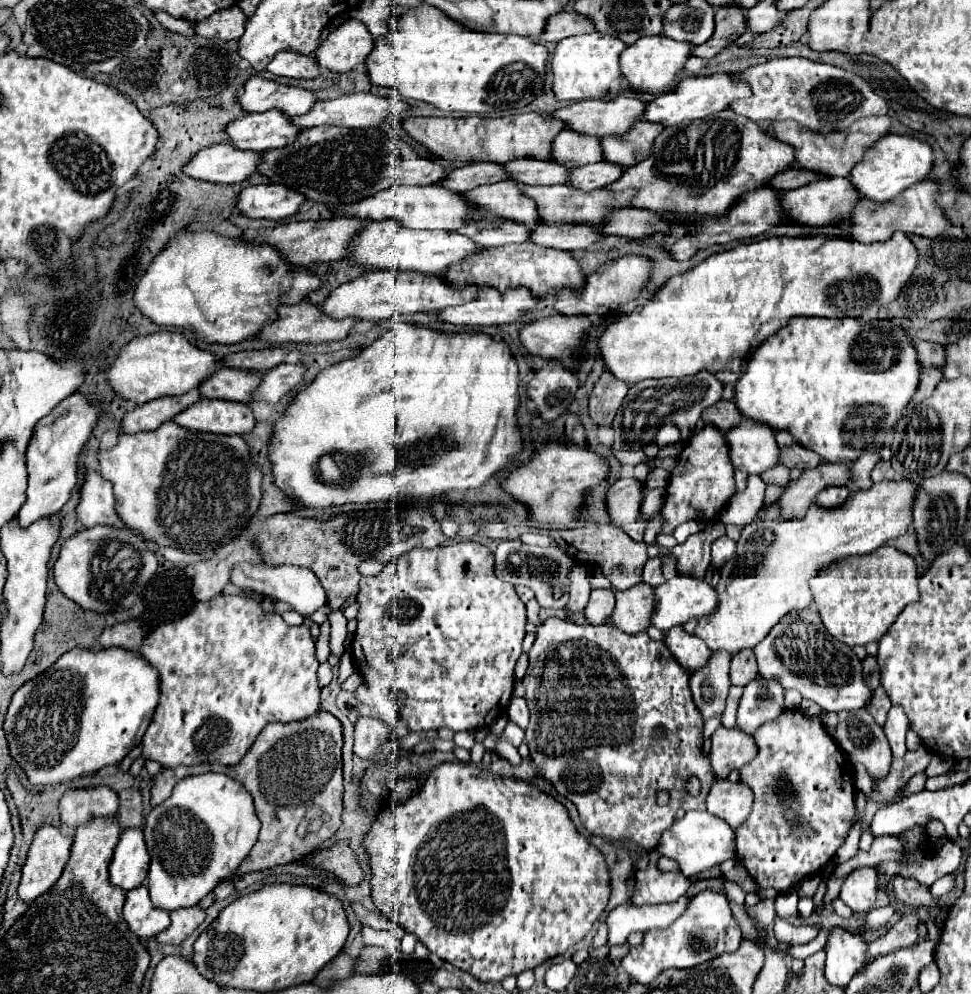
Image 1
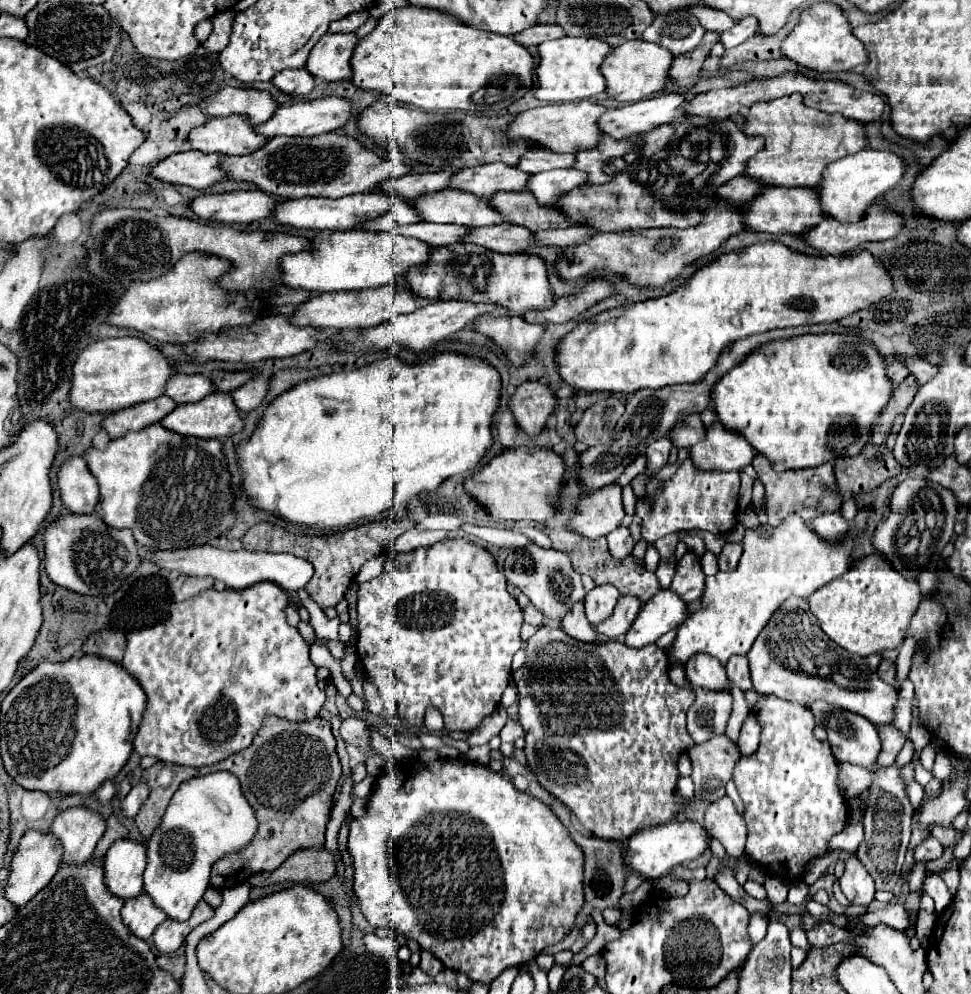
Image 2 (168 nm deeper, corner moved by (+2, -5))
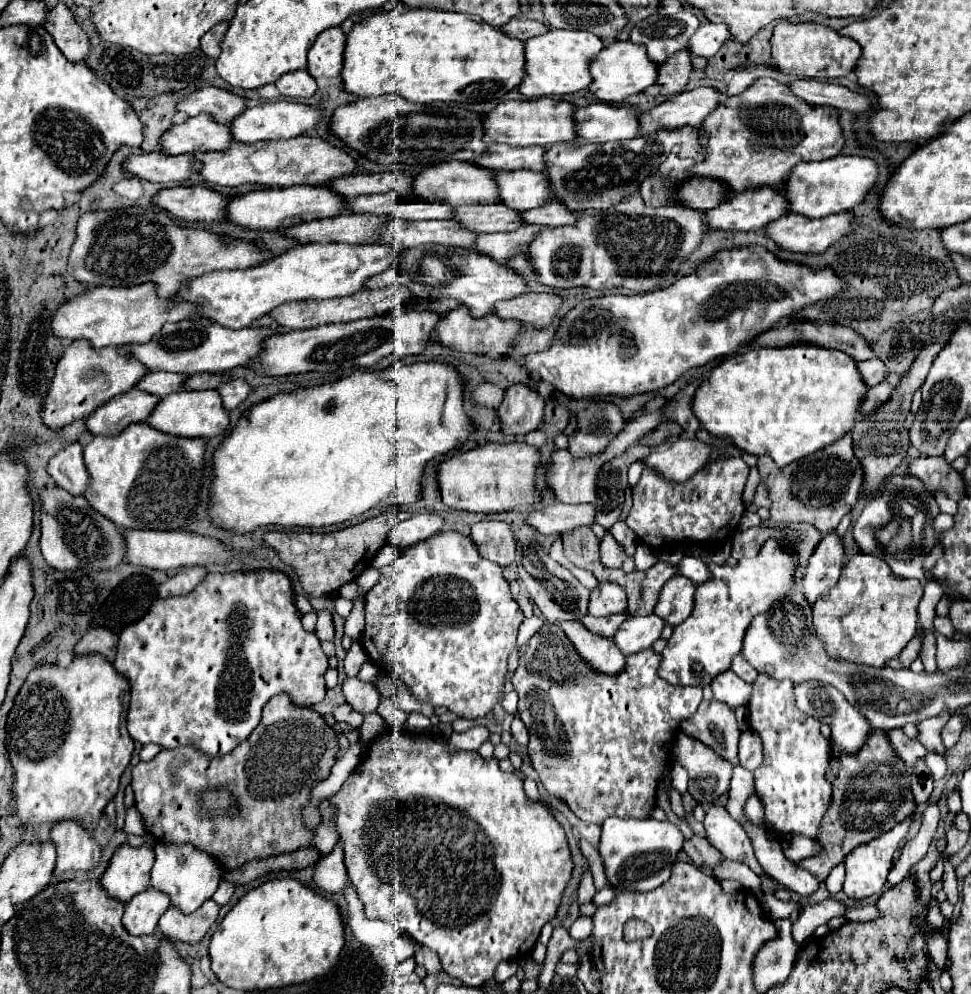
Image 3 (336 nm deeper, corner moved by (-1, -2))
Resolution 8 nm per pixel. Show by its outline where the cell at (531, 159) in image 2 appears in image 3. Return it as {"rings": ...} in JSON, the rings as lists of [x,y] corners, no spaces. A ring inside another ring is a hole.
{"rings":[[[492,143],[488,147],[488,157],[482,157],[476,163],[494,171],[516,171],[516,169],[544,171],[546,149],[544,147],[510,147],[510,145]]]}

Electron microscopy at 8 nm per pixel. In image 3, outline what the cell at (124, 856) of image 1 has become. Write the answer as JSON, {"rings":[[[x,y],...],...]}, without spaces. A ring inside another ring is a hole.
{"rings":[[[124,843],[114,851],[100,883],[110,897],[118,901],[130,901],[130,897],[150,885],[152,863],[154,851],[150,847],[144,845],[134,849]]]}

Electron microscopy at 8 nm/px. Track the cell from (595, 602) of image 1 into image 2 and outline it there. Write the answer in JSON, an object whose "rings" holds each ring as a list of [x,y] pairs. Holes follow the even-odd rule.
{"rings":[[[611,584],[595,586],[585,596],[585,614],[587,614],[587,620],[593,626],[597,626],[605,618],[609,618],[611,612],[613,612],[613,608],[615,608],[615,604],[617,604],[617,598],[619,596],[621,596],[619,590],[613,588]]]}

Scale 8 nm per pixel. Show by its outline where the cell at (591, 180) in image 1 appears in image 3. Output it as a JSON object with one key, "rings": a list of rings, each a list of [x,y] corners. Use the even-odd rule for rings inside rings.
{"rings":[[[498,171],[498,187],[500,201],[512,209],[528,211],[548,203],[548,195],[552,195],[552,183],[548,175],[536,171]]]}

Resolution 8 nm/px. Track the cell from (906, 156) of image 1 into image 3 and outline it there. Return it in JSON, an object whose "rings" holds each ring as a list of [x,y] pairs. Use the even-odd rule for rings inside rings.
{"rings":[[[836,155],[824,161],[810,161],[800,163],[792,171],[792,177],[788,179],[786,197],[790,201],[790,211],[800,213],[806,217],[828,217],[834,213],[850,211],[856,205],[860,205],[872,185],[878,179],[878,163],[870,157],[858,157],[858,155]]]}

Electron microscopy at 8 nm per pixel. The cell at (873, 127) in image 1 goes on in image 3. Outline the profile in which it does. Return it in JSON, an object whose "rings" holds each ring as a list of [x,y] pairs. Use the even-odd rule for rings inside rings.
{"rings":[[[756,79],[752,87],[748,87],[744,93],[734,95],[726,101],[722,101],[712,115],[708,115],[708,121],[704,121],[704,131],[710,141],[708,149],[710,155],[706,161],[694,165],[690,173],[712,177],[718,181],[728,183],[732,191],[742,189],[754,189],[754,187],[778,187],[782,189],[792,175],[792,169],[802,161],[824,161],[828,157],[836,157],[844,149],[844,133],[840,127],[840,111],[832,107],[814,107],[806,101],[800,101],[798,97],[792,97],[792,91],[788,85],[782,85],[774,79]]]}

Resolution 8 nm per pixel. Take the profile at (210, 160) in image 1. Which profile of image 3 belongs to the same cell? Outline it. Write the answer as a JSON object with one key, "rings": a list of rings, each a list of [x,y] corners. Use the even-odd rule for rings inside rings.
{"rings":[[[162,151],[148,155],[134,155],[124,163],[124,169],[138,179],[146,179],[150,183],[182,183],[190,179],[190,173],[198,173],[202,163],[194,155],[166,155]]]}

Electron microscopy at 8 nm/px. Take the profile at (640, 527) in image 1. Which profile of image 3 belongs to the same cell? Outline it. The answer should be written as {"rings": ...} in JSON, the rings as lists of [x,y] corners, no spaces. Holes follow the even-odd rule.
{"rings":[[[606,533],[606,535],[602,537],[600,553],[602,553],[604,565],[608,565],[608,567],[622,567],[624,559],[626,559],[624,547],[622,547],[610,533]]]}

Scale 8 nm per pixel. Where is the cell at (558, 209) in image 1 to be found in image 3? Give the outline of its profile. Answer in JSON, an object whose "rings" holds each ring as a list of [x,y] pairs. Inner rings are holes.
{"rings":[[[504,203],[492,205],[460,205],[456,209],[456,221],[472,231],[478,233],[498,233],[498,231],[514,231],[524,227],[526,221],[522,219],[520,211],[506,207]]]}

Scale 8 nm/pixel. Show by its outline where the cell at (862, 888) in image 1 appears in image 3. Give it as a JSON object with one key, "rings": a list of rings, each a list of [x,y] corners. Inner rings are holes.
{"rings":[[[906,819],[906,821],[900,821],[892,831],[884,833],[882,837],[878,839],[872,839],[870,843],[864,843],[856,849],[852,849],[848,853],[848,857],[844,859],[844,865],[846,865],[846,879],[844,879],[844,893],[854,899],[854,901],[862,901],[862,899],[868,899],[872,895],[876,895],[884,883],[886,883],[886,877],[892,869],[892,857],[894,857],[894,851],[896,851],[896,845],[904,839],[904,835],[908,833],[910,825],[912,825],[914,819]]]}

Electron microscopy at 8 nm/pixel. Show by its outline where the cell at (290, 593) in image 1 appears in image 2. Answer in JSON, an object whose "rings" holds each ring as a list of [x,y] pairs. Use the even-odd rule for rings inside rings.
{"rings":[[[211,544],[189,546],[189,548],[175,548],[175,550],[153,550],[145,554],[147,560],[155,562],[165,570],[175,570],[187,576],[211,576],[227,584],[227,588],[249,588],[257,582],[273,582],[281,586],[285,592],[297,592],[305,588],[305,584],[313,576],[313,566],[297,556],[291,554],[273,554],[273,552],[249,552],[249,550],[221,550]]]}

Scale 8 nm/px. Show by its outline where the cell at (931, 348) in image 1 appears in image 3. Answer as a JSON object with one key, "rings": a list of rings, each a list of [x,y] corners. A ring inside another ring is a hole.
{"rings":[[[870,359],[870,361],[860,361],[858,369],[866,381],[868,387],[874,387],[878,383],[882,383],[888,375],[888,367],[880,361],[880,359]]]}

